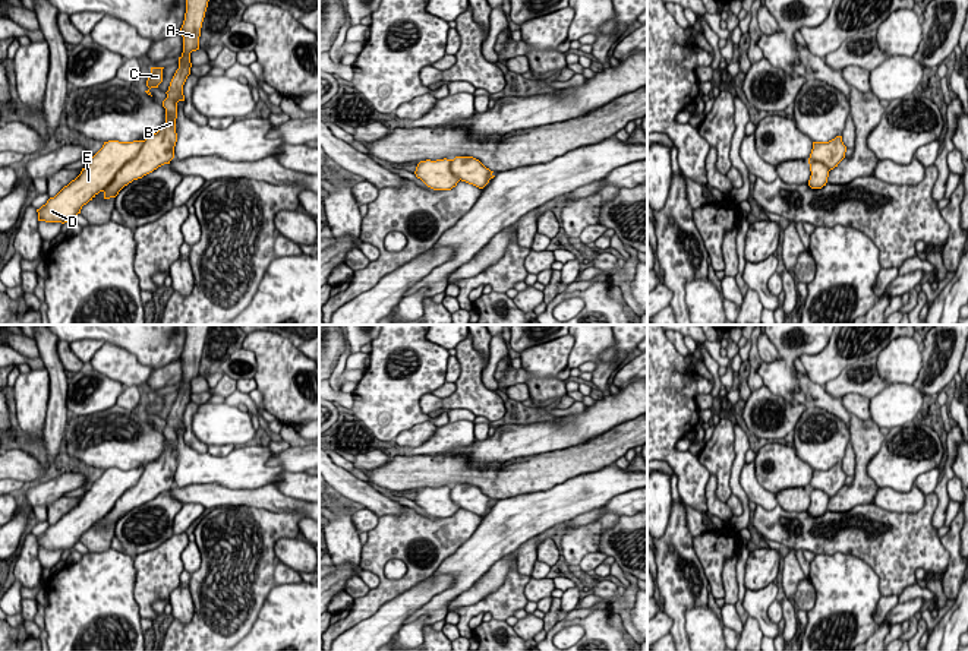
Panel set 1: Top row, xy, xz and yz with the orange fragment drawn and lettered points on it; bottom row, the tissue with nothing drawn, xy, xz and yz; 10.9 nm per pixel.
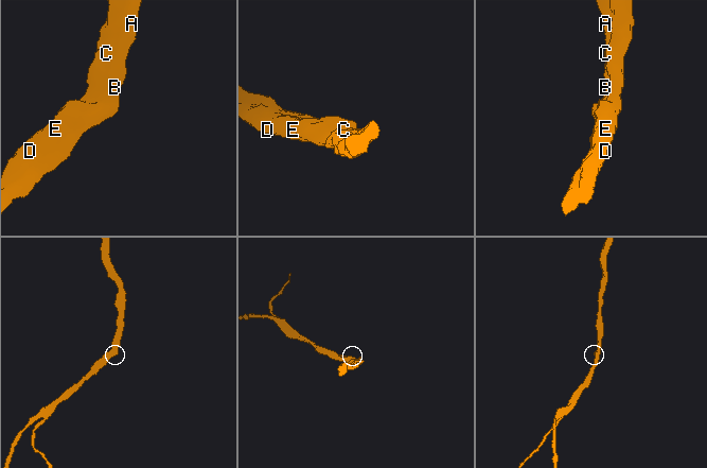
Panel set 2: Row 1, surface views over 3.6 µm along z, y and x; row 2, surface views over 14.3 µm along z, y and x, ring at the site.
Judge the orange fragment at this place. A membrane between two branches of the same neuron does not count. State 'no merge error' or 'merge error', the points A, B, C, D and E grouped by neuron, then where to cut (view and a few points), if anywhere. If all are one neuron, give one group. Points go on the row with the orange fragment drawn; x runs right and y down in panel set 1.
no merge error; groups A B C D E; cut none

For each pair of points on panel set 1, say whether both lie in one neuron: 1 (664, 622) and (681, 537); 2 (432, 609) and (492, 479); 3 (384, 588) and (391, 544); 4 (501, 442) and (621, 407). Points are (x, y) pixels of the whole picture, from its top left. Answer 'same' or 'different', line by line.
1: different
2: different
3: same
4: same

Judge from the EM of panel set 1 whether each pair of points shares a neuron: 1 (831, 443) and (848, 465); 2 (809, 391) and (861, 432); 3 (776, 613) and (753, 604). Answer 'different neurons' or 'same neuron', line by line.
1: different neurons
2: different neurons
3: different neurons

